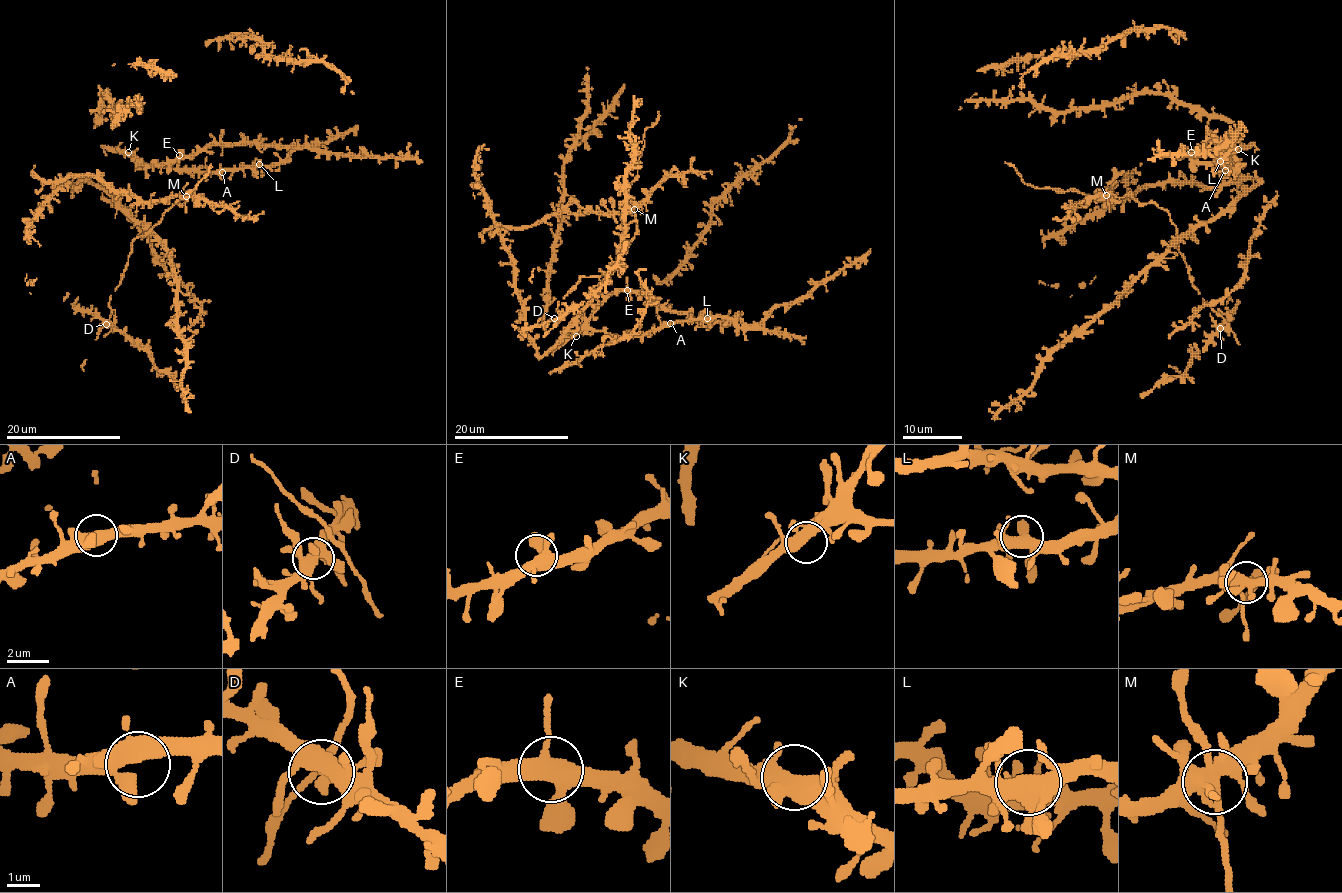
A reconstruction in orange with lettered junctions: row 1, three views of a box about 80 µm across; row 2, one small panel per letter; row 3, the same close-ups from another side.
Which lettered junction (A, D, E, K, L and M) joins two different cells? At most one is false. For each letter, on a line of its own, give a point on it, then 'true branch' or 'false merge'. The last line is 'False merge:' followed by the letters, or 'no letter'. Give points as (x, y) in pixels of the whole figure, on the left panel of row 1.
A: (222, 172) | true branch
D: (106, 324) | true branch
E: (179, 155) | true branch
K: (128, 152) | true branch
L: (259, 164) | true branch
M: (186, 196) | true branch
False merge: no letter

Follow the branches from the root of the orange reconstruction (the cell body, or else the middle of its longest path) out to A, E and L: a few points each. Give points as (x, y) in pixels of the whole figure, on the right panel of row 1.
A: (1235, 152), (1232, 160), (1238, 166), (1225, 170)
E: (1235, 152), (1219, 161), (1195, 161), (1191, 152)
L: (1235, 152), (1232, 155), (1238, 166), (1235, 169), (1226, 169), (1220, 161)

